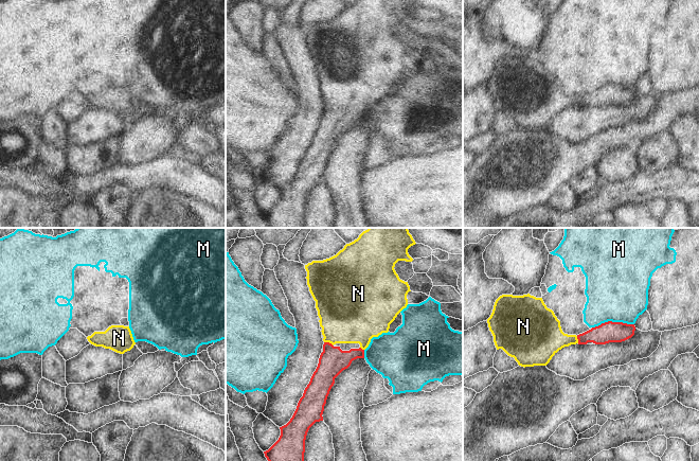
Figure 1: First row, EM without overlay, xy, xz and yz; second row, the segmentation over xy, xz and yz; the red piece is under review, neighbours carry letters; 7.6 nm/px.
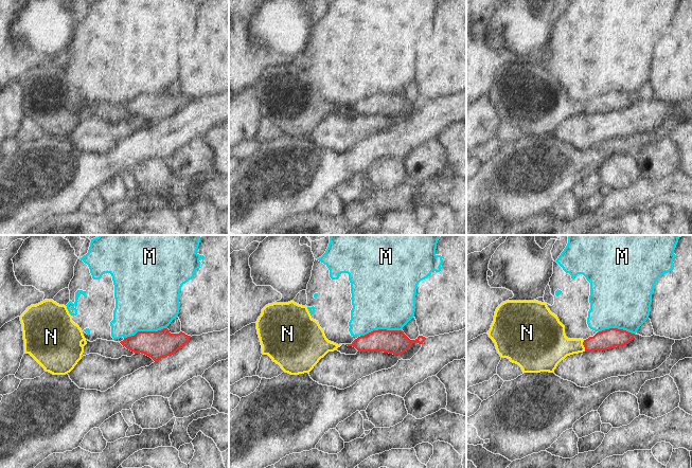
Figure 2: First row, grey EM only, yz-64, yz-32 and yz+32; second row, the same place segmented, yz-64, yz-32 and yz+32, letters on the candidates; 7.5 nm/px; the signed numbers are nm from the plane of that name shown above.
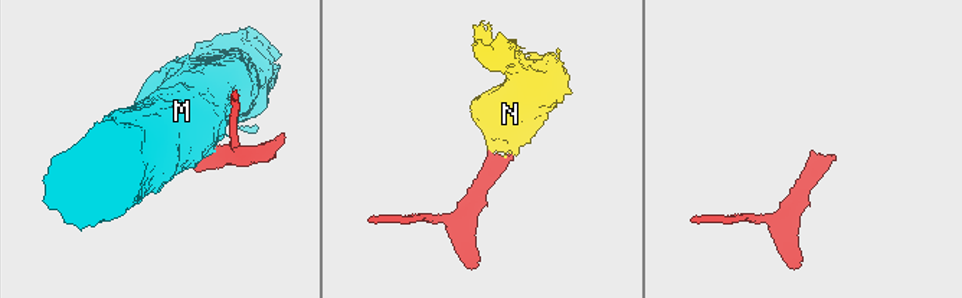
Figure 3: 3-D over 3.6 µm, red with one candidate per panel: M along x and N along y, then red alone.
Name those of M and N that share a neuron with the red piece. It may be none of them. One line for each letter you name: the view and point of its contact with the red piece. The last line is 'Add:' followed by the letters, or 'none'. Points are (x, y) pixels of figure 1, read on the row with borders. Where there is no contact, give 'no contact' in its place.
N: xz (328, 342)
Add: N

